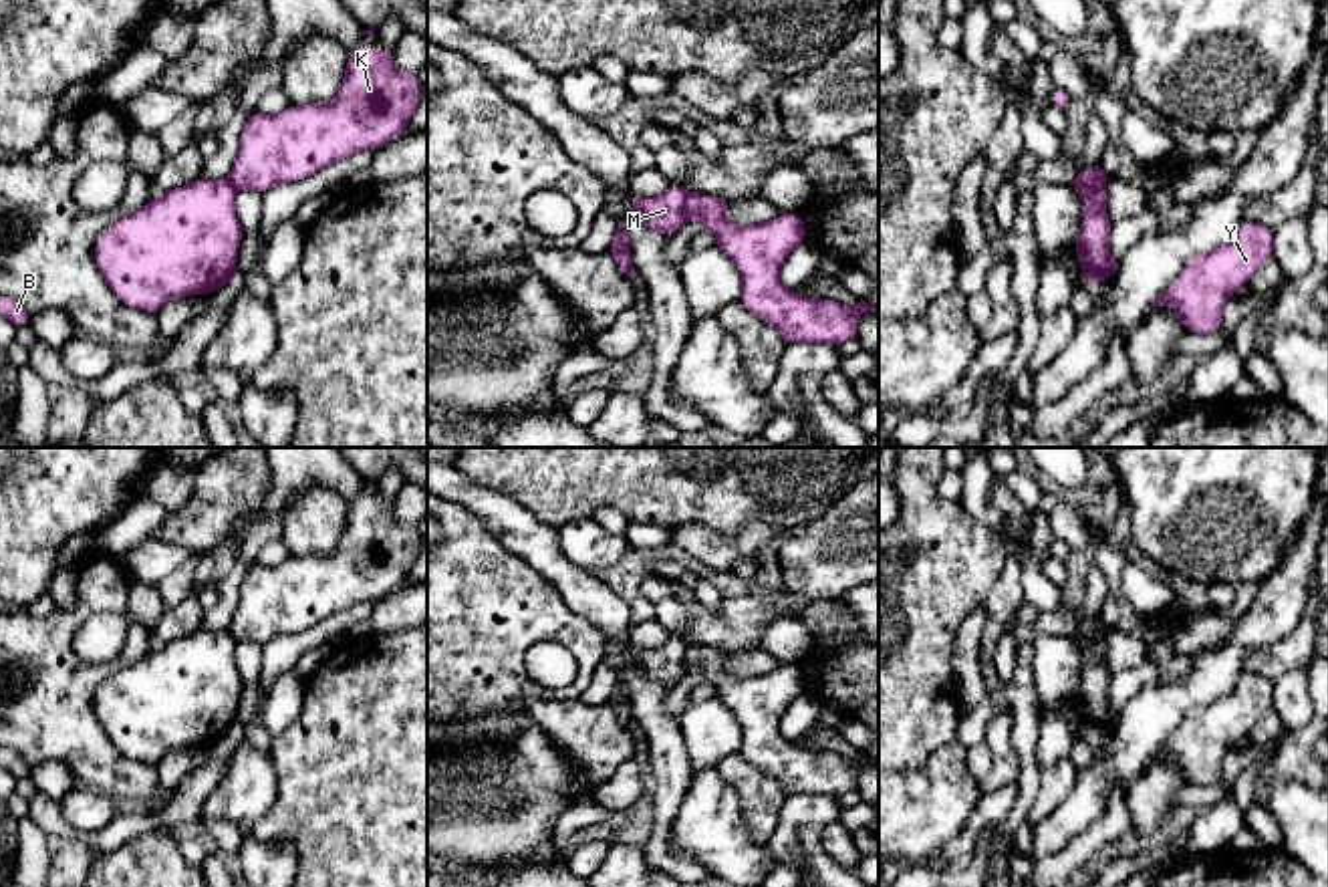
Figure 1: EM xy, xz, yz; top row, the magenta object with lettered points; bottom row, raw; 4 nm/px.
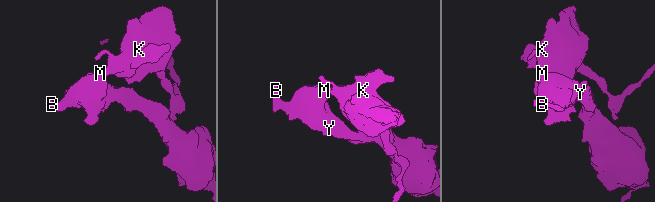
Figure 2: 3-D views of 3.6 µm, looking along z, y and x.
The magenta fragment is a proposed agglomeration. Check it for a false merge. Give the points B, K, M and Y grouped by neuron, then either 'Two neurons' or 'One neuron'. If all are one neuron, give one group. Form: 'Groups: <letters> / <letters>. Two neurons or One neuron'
Groups: B M Y / K. Two neurons

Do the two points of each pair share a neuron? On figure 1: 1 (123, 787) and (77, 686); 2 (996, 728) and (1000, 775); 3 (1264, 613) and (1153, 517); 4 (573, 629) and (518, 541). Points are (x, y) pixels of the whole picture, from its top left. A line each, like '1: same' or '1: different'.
1: same
2: same
3: different
4: different

